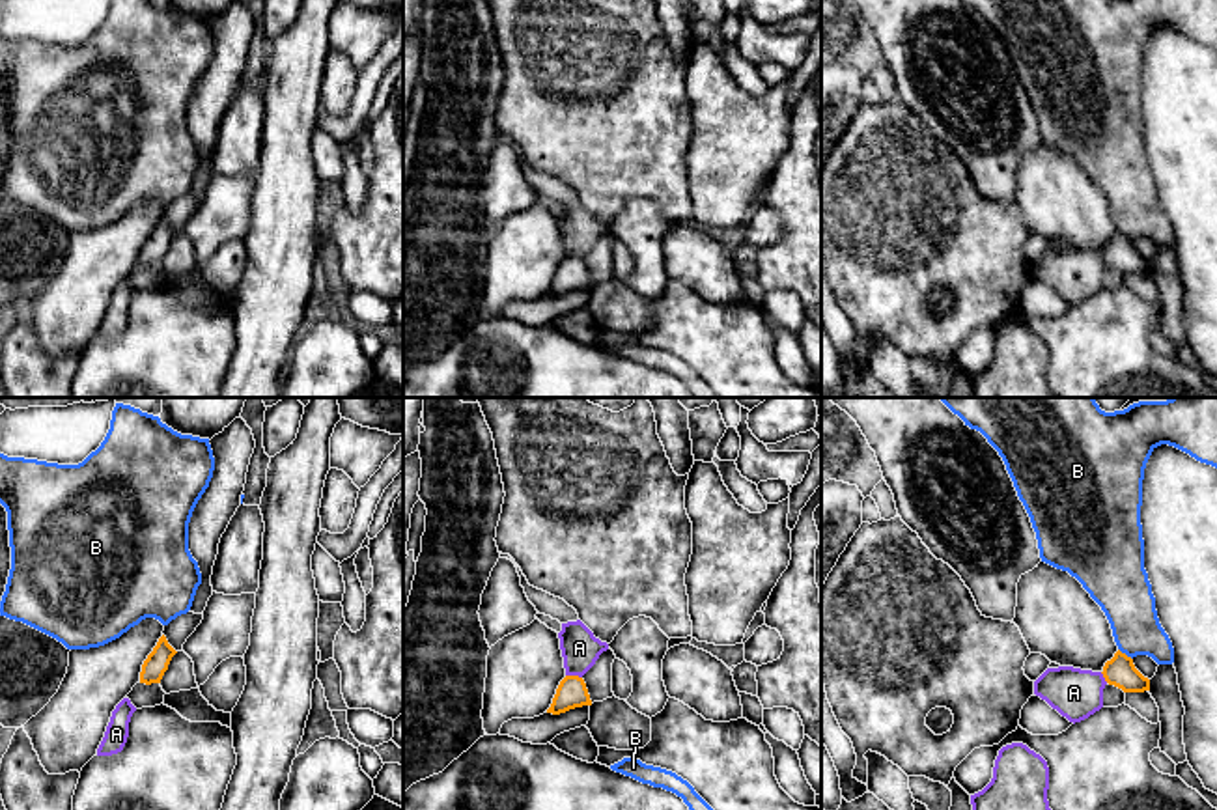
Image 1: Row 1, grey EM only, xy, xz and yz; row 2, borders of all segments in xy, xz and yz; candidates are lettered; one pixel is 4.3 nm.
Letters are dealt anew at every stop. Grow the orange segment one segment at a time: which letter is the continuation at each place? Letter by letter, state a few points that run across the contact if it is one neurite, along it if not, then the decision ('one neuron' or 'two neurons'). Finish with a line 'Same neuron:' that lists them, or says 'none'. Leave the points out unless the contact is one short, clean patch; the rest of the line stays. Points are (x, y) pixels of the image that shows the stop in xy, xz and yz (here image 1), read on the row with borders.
A: line xz (566, 674), (581, 678); two neurons
B: two neurons
Same neuron: none

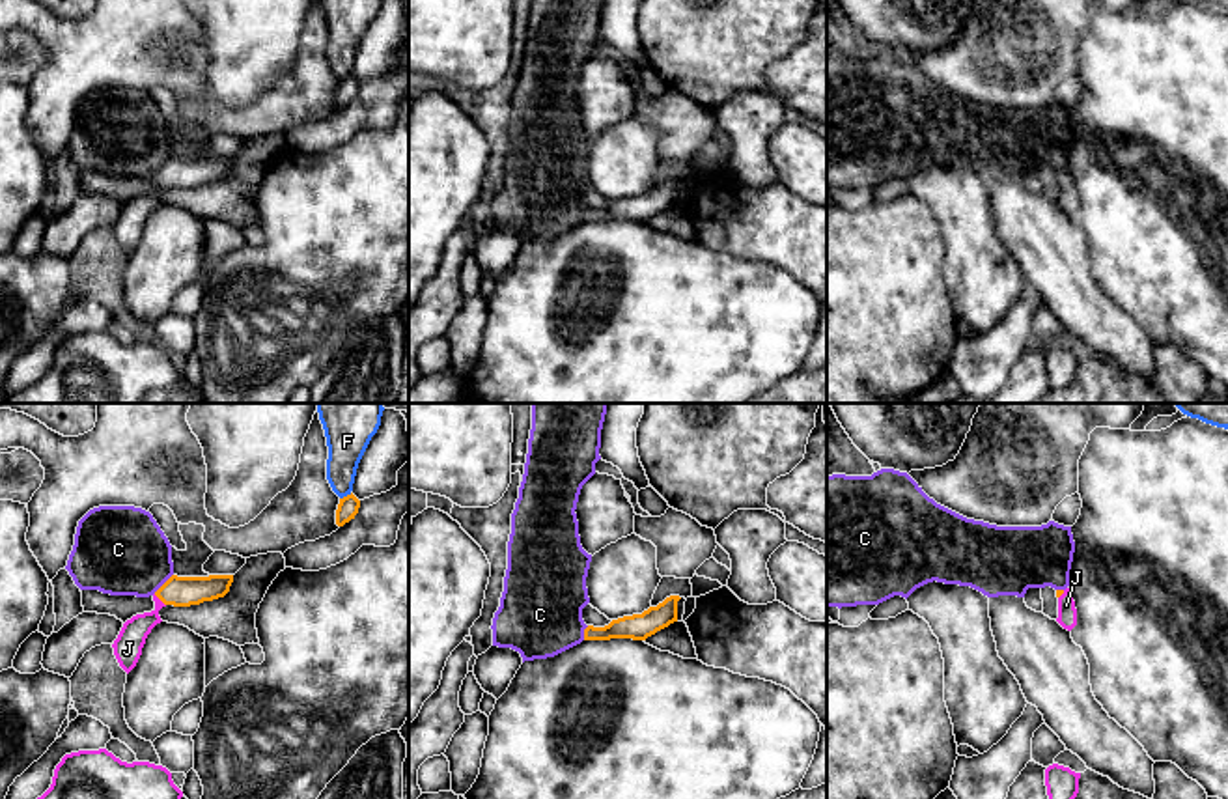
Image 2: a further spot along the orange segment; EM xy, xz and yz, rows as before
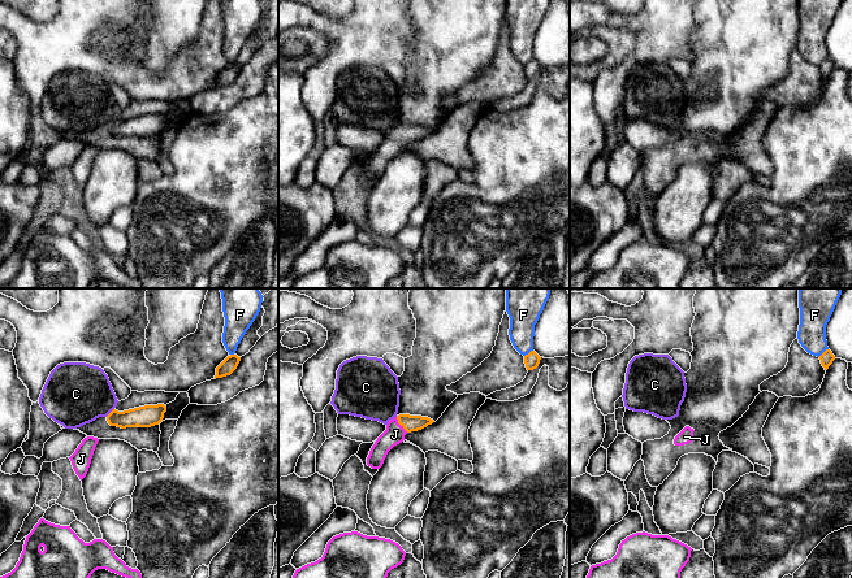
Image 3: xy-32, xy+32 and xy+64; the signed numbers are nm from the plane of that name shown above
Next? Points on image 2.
C: line xy (172, 574), (153, 592); two neurons
F: two neurons
J: line xy (178, 590), (159, 598), (155, 613), (127, 646); one neuron
Same neuron: J

